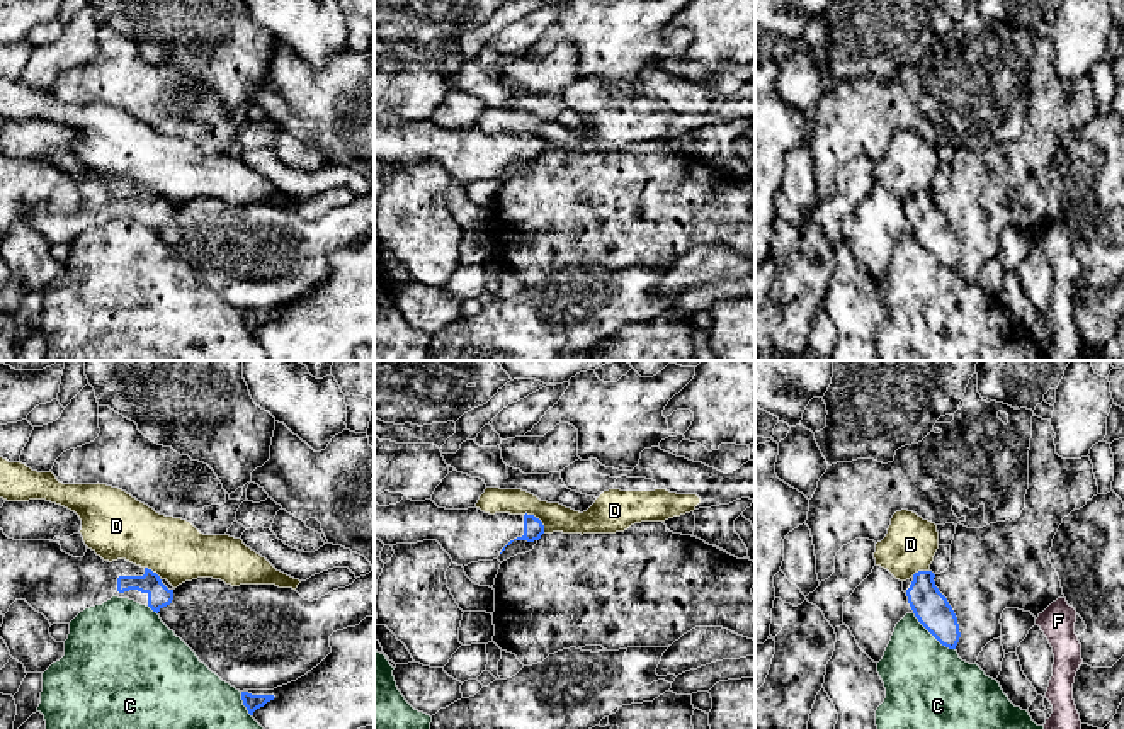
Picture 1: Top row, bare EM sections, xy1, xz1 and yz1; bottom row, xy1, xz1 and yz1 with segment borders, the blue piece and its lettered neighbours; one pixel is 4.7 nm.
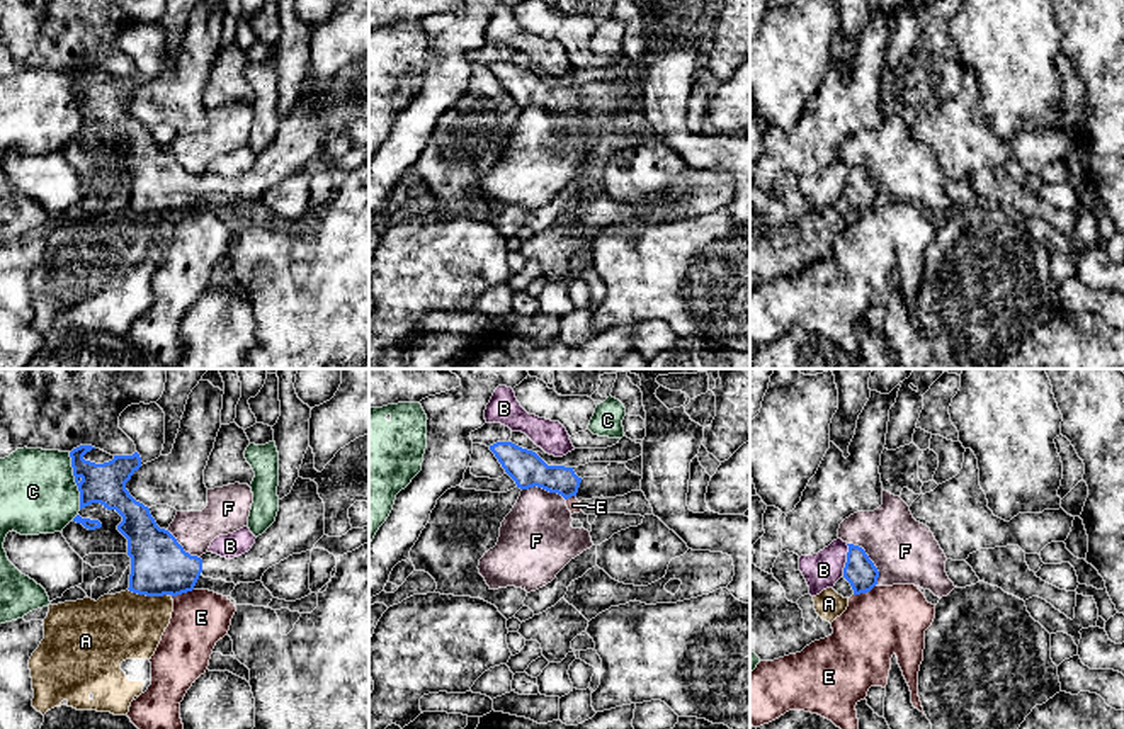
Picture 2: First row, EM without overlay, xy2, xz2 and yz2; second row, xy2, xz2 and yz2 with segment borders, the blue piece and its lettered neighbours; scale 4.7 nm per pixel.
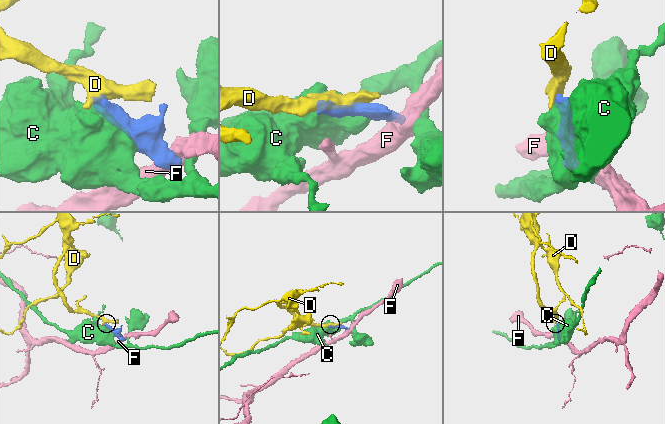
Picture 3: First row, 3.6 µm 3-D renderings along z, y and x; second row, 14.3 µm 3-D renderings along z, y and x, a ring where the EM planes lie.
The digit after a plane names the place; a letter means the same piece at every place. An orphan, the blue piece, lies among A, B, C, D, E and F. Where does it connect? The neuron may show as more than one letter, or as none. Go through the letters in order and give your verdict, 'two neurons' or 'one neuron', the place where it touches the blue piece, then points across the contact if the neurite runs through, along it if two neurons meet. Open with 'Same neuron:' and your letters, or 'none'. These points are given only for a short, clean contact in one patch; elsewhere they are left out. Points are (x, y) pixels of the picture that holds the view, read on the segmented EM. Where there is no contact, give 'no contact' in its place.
Same neuron: none
A: two neurons; meets blue in xy2 at (148, 595); border along xy2 (128, 588), (147, 595), (167, 595)
B: two neurons; meets blue in yz2 at (847, 559); border along yz2 (847, 544), (847, 561), (842, 575)
C: two neurons; meets blue in xy2 at (75, 481)
D: two neurons; meets blue in xz1 at (539, 520); border along xz1 (526, 512), (541, 522), (544, 532)
E: two neurons; meets blue in xy2 at (182, 592); border along xy2 (193, 588), (172, 597)
F: two neurons; meets blue in yz2 at (869, 559); border along yz2 (847, 542), (857, 544), (873, 563), (878, 571), (876, 585)

